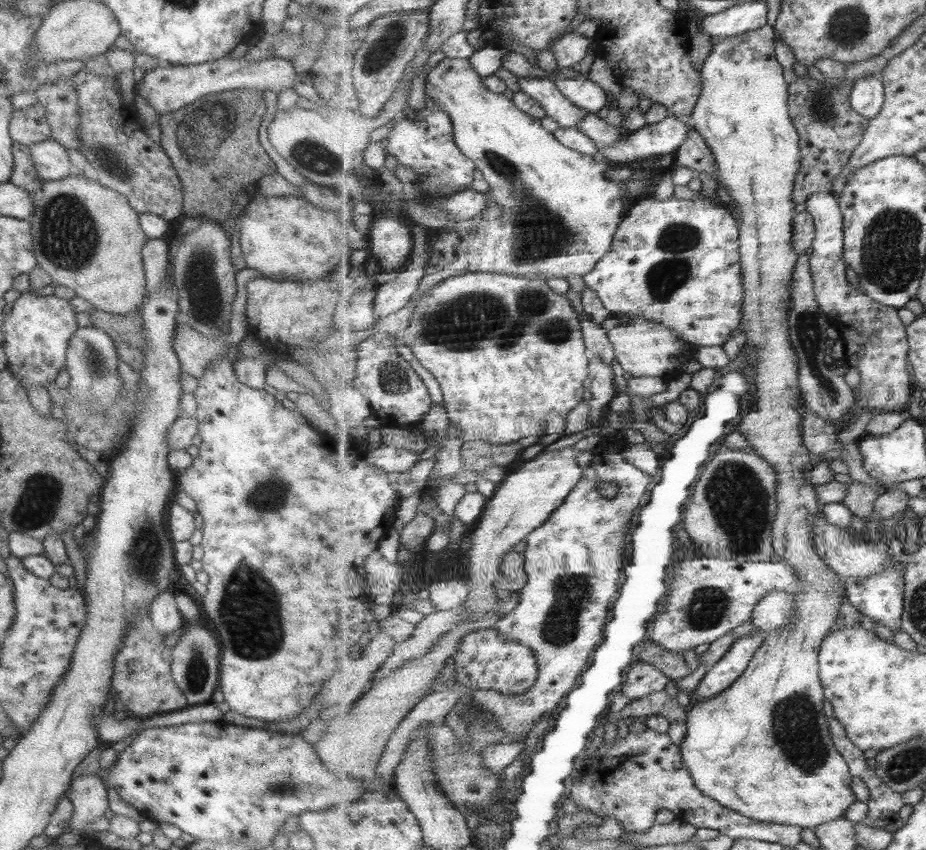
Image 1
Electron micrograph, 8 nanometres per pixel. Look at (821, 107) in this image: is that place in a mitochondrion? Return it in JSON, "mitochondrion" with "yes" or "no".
{"mitochondrion":"yes"}

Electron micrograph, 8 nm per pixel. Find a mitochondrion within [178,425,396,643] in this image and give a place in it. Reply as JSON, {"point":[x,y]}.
{"point":[273,489]}

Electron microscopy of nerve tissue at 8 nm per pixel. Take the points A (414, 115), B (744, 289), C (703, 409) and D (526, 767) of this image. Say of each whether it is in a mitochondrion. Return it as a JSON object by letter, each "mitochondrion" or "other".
{"A":"other","B":"other","C":"other","D":"other"}

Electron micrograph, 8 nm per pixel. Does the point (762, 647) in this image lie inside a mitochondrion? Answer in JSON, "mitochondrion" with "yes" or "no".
{"mitochondrion":"no"}

